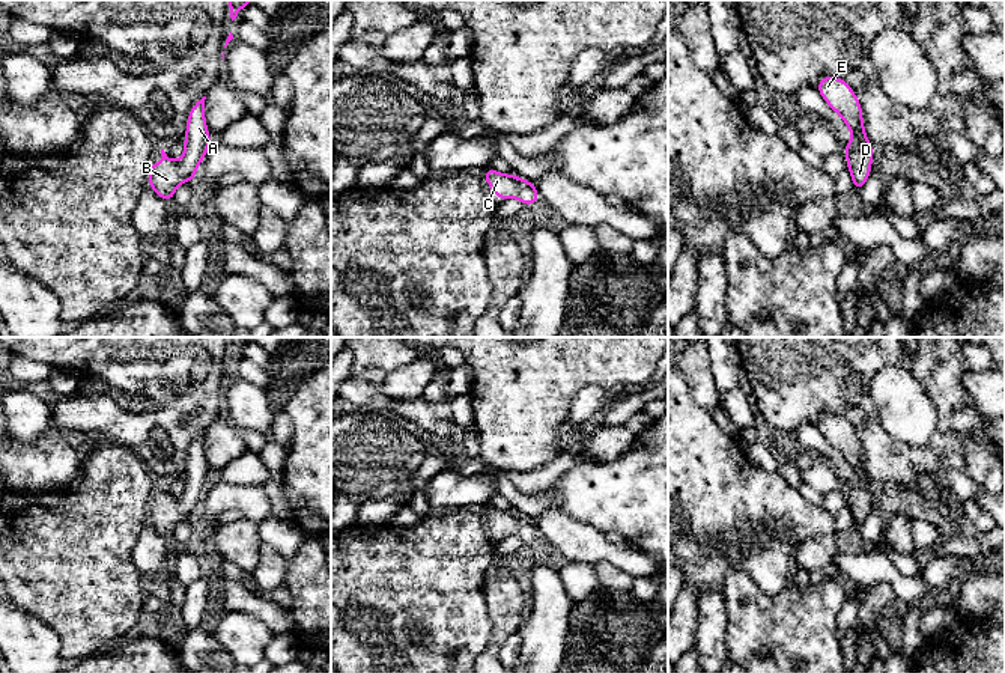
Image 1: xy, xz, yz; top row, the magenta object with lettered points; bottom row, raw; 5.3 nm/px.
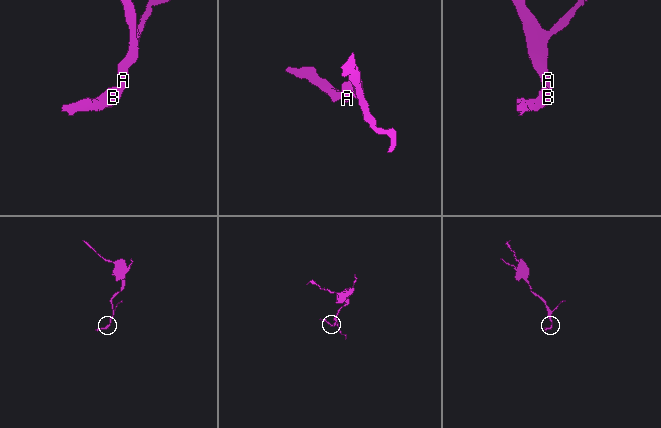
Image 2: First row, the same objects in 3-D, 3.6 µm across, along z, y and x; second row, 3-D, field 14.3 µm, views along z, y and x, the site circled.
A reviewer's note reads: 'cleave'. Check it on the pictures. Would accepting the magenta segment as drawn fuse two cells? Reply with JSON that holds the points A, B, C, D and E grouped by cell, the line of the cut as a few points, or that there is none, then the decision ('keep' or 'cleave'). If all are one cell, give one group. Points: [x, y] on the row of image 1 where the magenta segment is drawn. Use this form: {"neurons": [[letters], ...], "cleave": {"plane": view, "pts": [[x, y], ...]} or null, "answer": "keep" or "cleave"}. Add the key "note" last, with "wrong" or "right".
{"neurons": [["A", "B", "C", "D", "E"]], "cleave": null, "answer": "keep", "note": "wrong"}

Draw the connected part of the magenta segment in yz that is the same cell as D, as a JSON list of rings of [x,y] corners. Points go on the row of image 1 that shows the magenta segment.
[[[821,77],[817,90],[850,128],[853,137],[844,145],[847,170],[853,178],[853,191],[861,191],[871,173],[871,157],[874,149],[870,145],[864,120],[862,107],[852,87],[840,77]]]

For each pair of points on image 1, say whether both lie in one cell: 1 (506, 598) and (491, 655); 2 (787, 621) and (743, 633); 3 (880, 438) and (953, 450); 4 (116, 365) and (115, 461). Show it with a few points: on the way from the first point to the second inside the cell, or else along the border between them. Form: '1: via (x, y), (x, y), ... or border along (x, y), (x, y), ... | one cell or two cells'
1: via (506, 612), (506, 622), (495, 642) | one cell
2: via (777, 630), (754, 633) | one cell
3: via (898, 455), (935, 455) | one cell
4: border along (118, 443), (130, 447), (146, 465) | two cells

